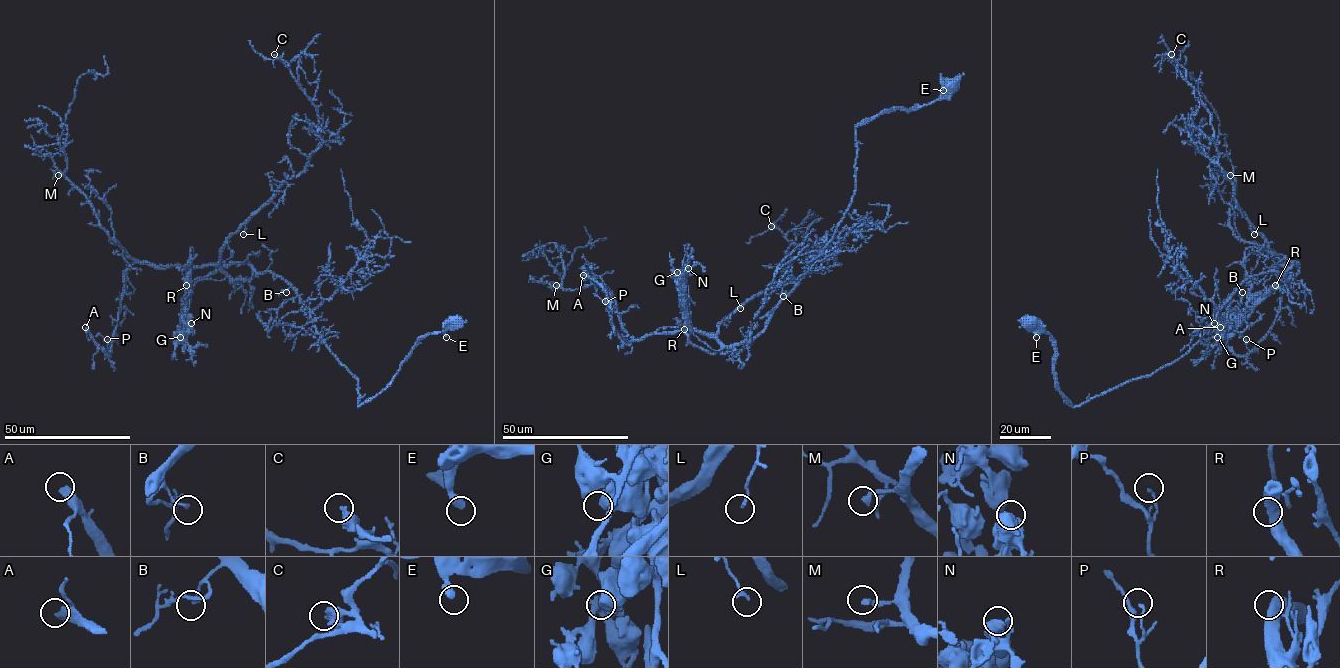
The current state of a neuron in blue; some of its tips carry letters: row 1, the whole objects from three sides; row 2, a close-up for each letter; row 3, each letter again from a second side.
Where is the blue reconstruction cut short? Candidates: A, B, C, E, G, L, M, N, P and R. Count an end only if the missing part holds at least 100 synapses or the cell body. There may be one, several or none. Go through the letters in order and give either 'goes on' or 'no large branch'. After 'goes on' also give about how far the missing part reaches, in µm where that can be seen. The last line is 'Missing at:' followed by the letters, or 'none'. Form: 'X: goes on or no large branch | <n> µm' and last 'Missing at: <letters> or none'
A: goes on | 60 µm
B: no large branch
C: no large branch
E: no large branch
G: no large branch
L: no large branch
M: no large branch
N: no large branch
P: no large branch
R: no large branch
Missing at: A

